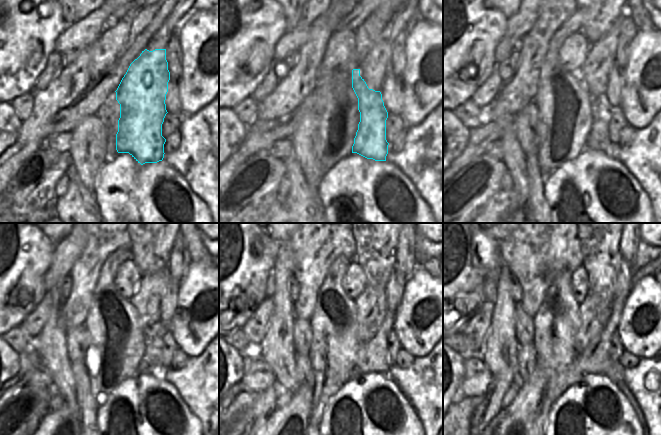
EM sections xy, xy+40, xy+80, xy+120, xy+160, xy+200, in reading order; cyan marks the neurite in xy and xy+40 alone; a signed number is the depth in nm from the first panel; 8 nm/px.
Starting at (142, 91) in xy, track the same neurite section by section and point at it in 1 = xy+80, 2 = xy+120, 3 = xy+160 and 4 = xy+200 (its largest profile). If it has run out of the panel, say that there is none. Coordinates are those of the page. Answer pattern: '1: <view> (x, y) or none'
1: xy+80 (598, 139)
2: xy+120 (152, 363)
3: xy+160 (377, 362)
4: xy+200 (601, 359)

